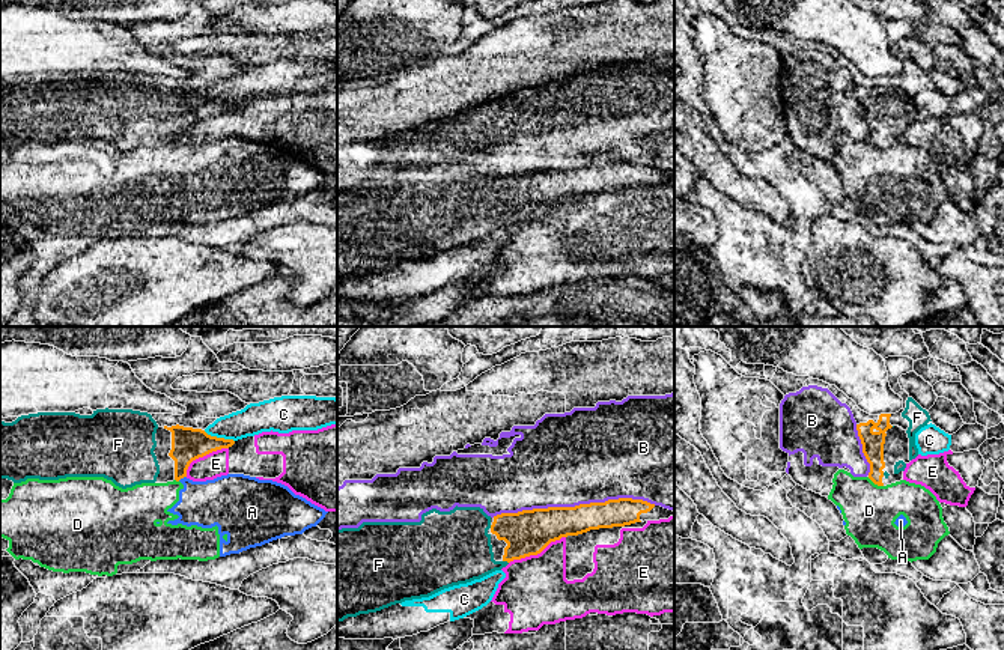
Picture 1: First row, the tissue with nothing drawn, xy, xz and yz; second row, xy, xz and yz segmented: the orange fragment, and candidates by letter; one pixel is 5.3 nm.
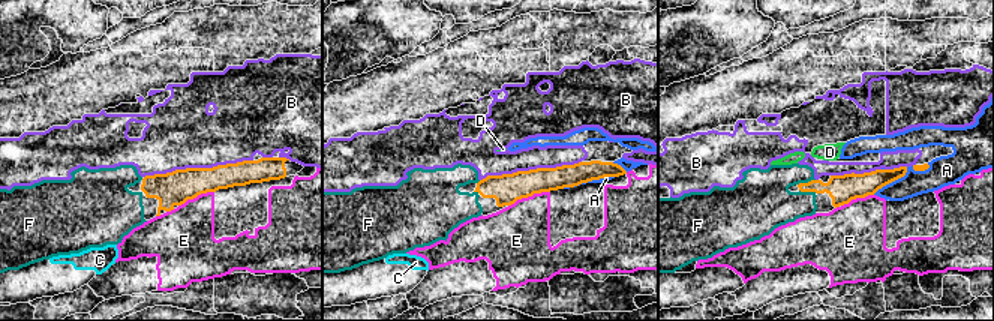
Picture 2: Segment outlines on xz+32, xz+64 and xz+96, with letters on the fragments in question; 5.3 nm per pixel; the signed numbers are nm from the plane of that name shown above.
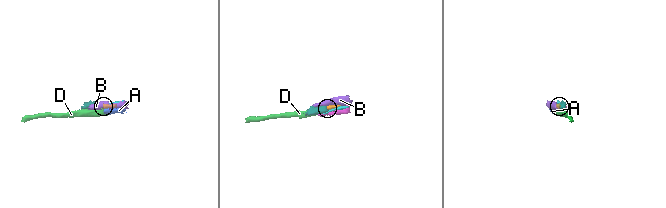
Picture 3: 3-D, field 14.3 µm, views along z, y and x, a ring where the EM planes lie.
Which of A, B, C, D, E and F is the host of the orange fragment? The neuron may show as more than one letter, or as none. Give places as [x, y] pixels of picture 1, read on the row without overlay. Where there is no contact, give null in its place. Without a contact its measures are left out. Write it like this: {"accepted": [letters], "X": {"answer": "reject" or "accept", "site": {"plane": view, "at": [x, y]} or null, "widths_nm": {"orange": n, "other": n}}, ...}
{"accepted": ["F"], "A": {"answer": "reject", "site": {"plane": "xy", "at": [181, 140]}, "widths_nm": {"orange": 180, "other": 260}}, "B": {"answer": "reject", "site": {"plane": "xz", "at": [575, 169]}, "widths_nm": {"orange": 220, "other": 500}}, "C": {"answer": "reject", "site": {"plane": "xy", "at": [219, 101]}, "widths_nm": {"orange": 180, "other": 160}}, "D": {"answer": "reject", "site": {"plane": "yz", "at": [875, 146]}, "widths_nm": {"orange": 110, "other": 280}}, "E": {"answer": "reject", "site": {"plane": "xz", "at": [536, 217]}, "widths_nm": {"orange": 240, "other": 360}}, "F": {"answer": "accept", "site": {"plane": "xz", "at": [506, 223]}, "widths_nm": {"orange": 240, "other": 320}}}

